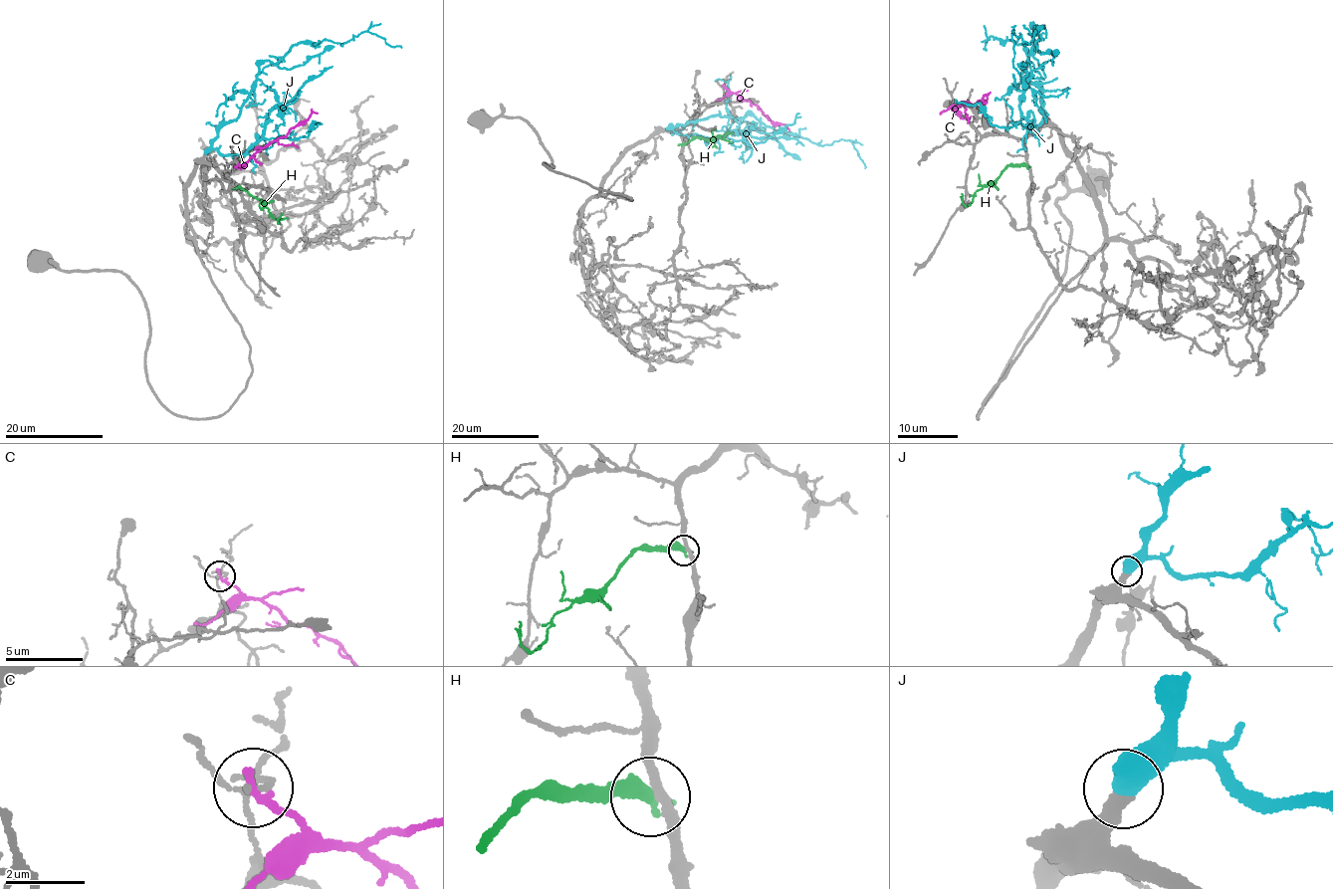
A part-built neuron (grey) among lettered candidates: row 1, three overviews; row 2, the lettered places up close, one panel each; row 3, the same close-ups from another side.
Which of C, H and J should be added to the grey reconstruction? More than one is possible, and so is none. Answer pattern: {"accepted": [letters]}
{"accepted": ["J"]}

